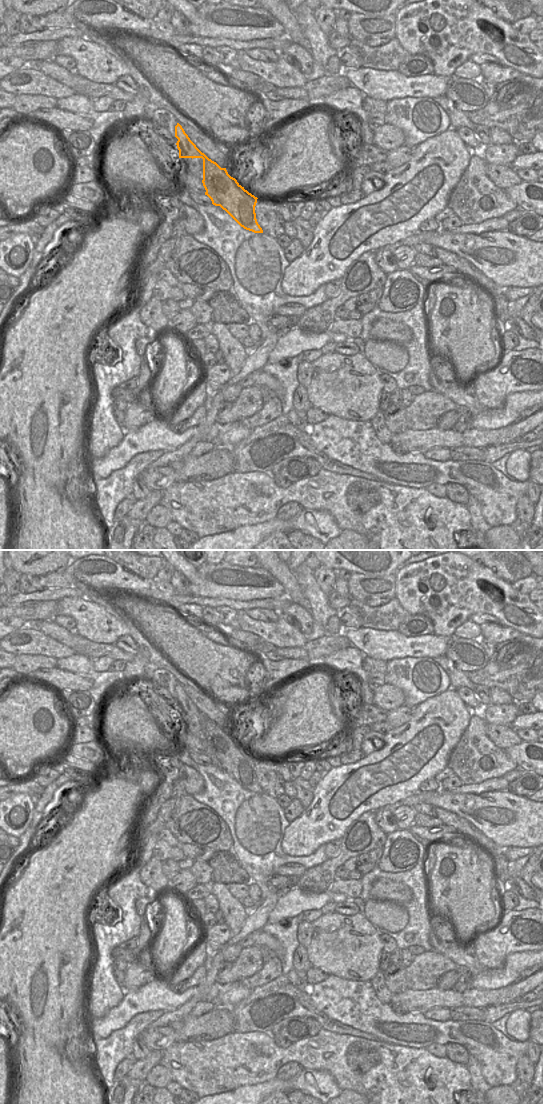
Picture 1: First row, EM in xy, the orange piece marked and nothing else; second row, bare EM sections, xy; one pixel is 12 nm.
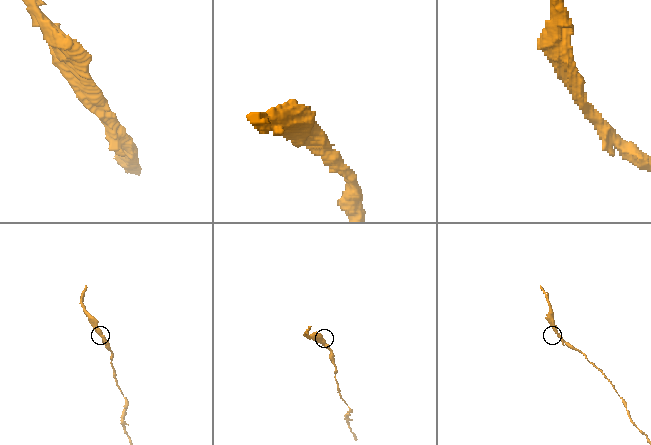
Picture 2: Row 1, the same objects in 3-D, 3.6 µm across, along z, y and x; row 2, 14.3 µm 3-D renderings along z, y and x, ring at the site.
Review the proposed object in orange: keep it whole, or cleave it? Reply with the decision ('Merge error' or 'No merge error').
Merge error.

